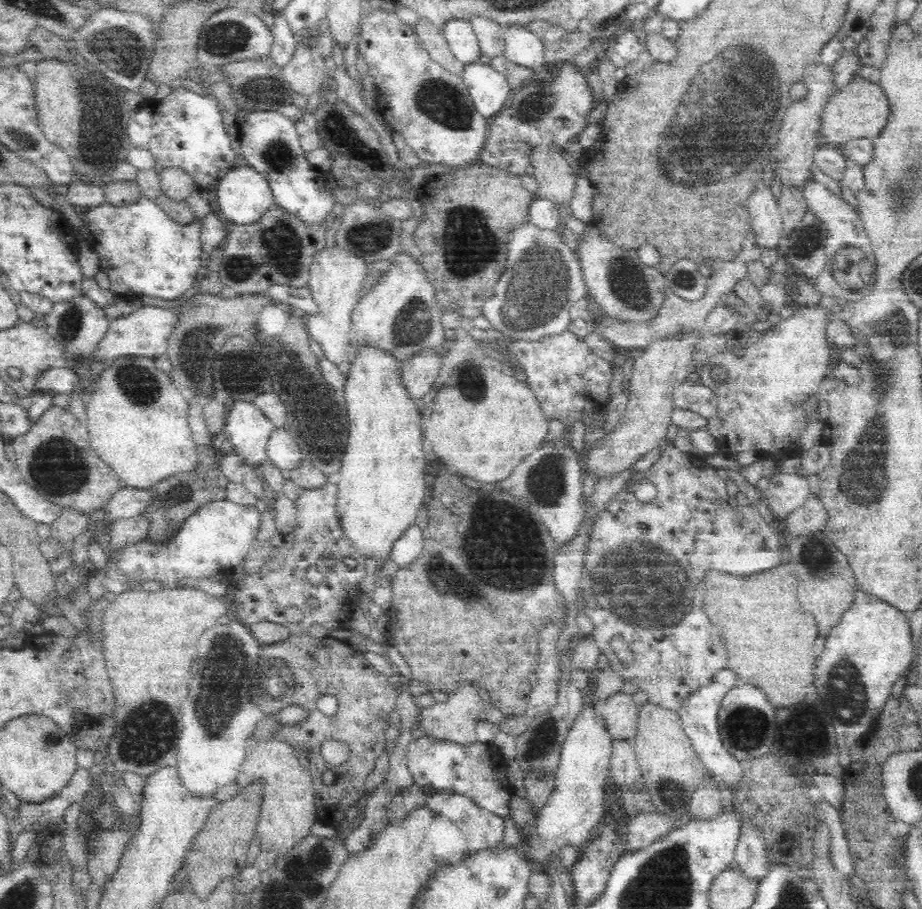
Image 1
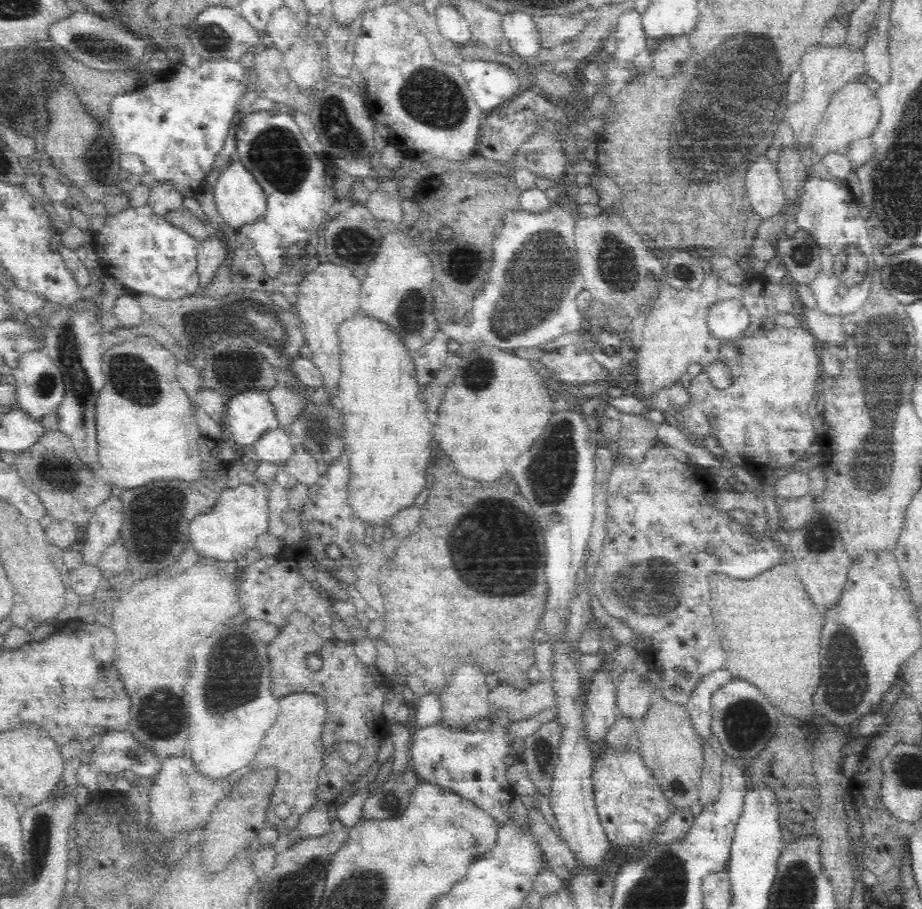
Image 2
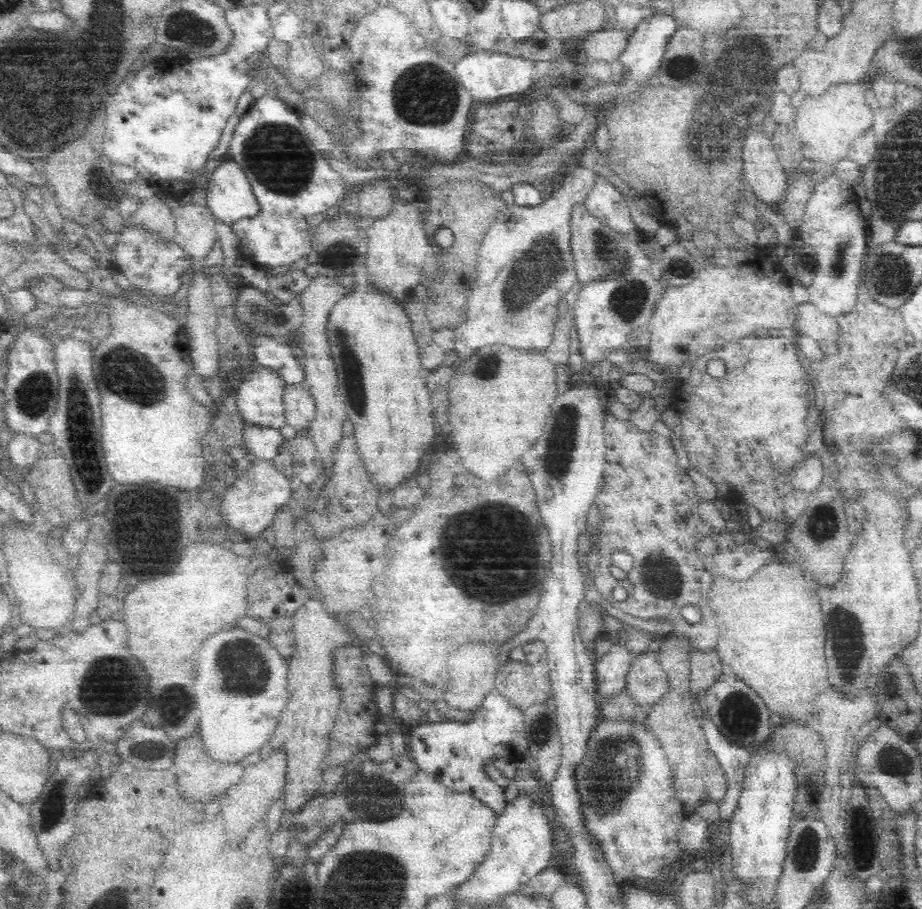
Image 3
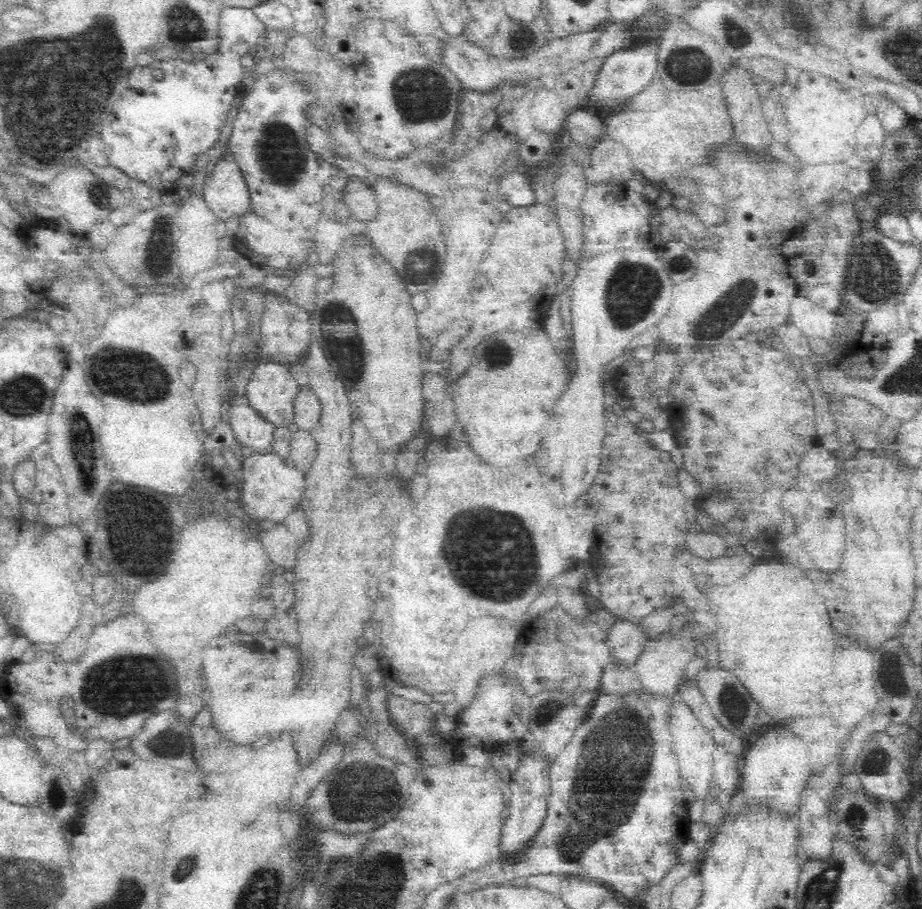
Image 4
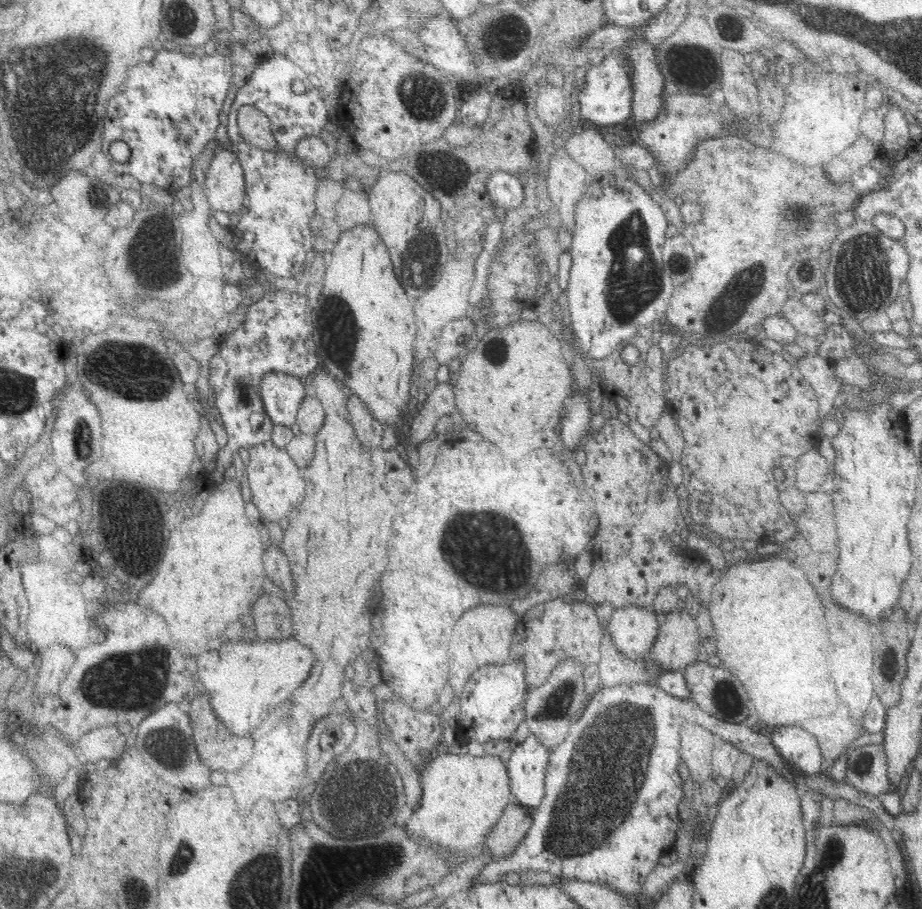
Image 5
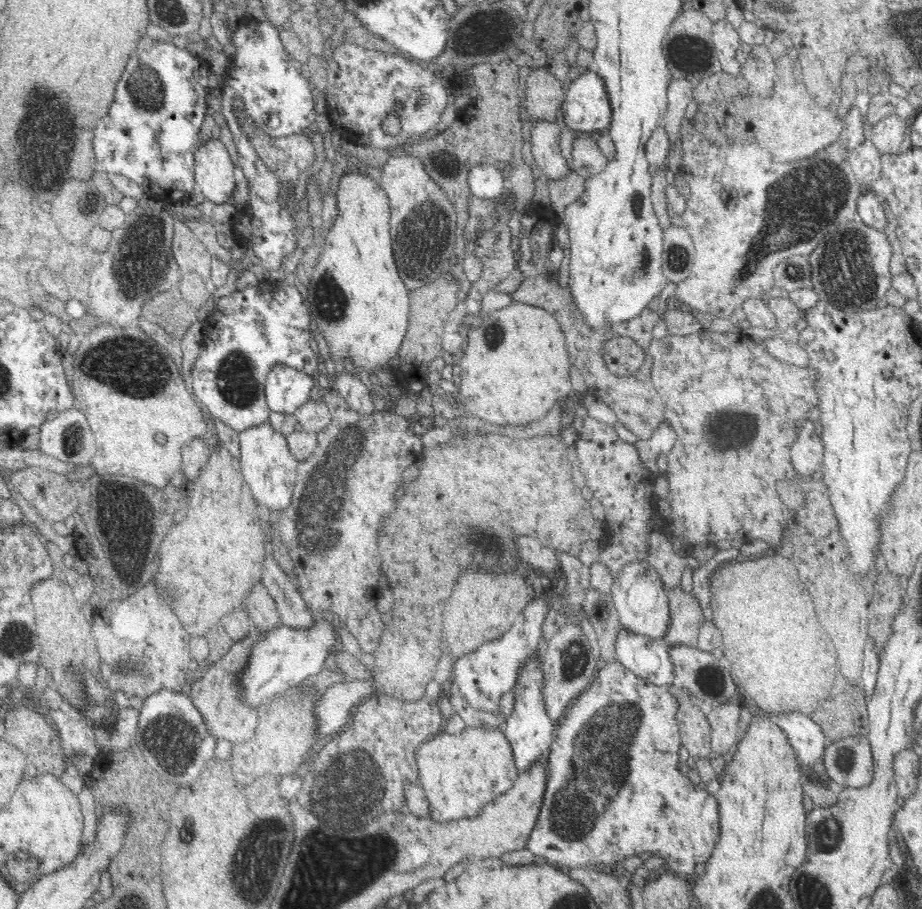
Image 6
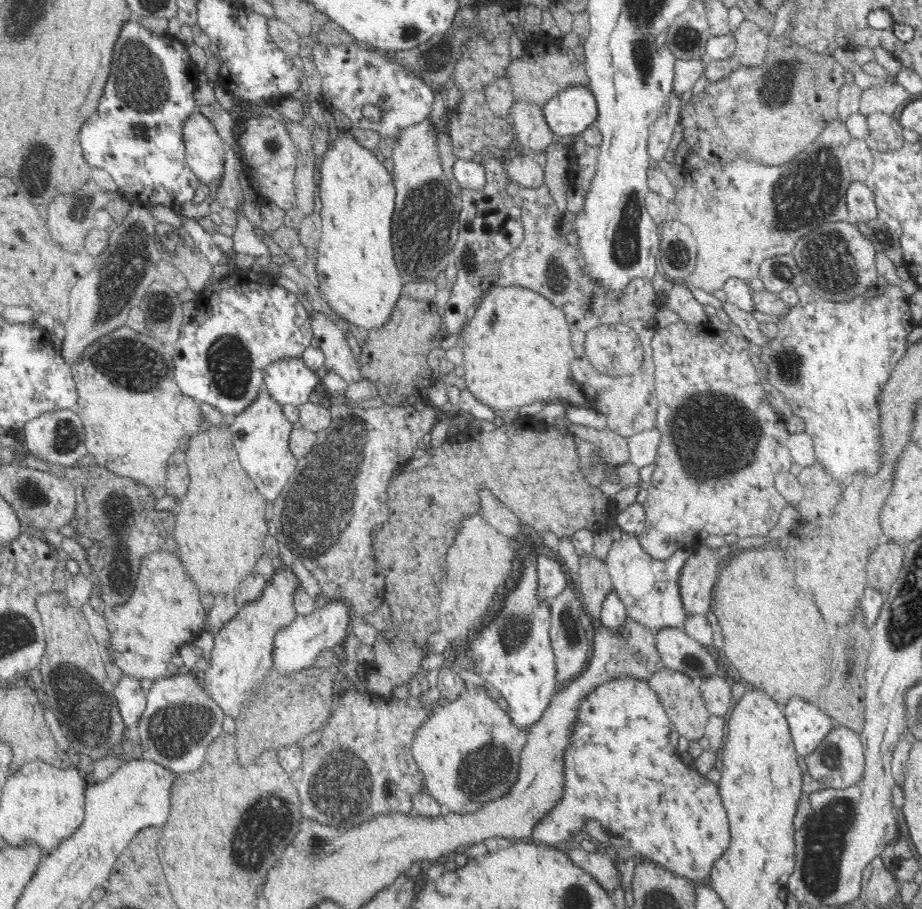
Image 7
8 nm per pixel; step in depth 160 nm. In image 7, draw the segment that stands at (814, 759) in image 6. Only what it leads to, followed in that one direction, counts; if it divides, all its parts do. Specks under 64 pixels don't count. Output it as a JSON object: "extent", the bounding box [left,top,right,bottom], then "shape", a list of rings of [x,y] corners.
{"extent":[782,696,834,758],"shape":[[[797,696],[787,700],[782,711],[788,721],[795,749],[802,758],[820,746],[834,728],[832,719],[817,707],[817,703],[810,704]]]}

